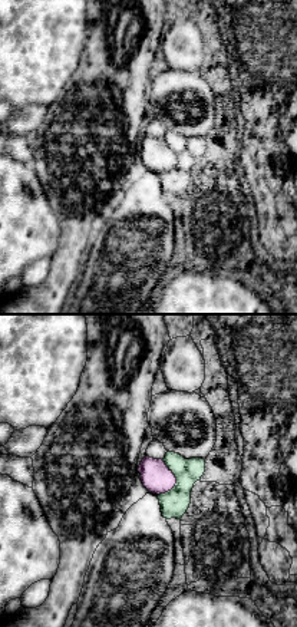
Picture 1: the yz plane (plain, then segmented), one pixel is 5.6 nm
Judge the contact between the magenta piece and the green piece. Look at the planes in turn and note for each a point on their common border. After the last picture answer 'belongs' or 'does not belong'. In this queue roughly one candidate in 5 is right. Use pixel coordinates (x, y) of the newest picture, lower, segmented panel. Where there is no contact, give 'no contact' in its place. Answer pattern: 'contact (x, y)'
contact (175, 481)

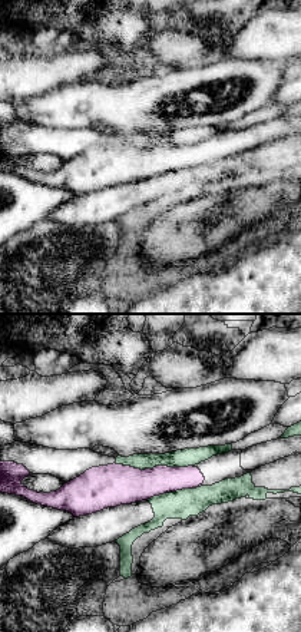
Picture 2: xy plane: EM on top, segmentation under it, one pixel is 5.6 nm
contact (154, 467)

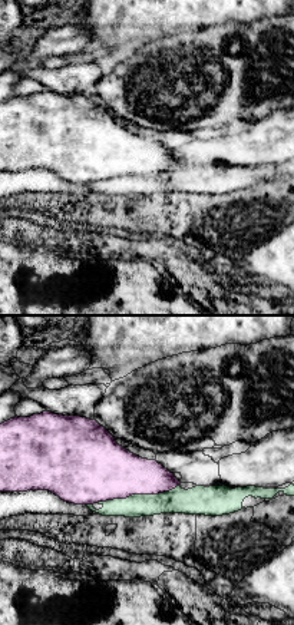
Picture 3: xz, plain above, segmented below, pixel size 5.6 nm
contact (138, 493)

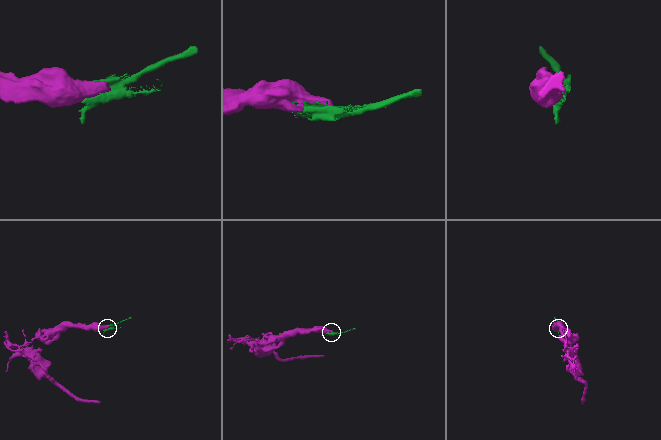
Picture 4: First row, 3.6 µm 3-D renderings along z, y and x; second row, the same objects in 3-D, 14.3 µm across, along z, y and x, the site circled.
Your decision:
does not belong

